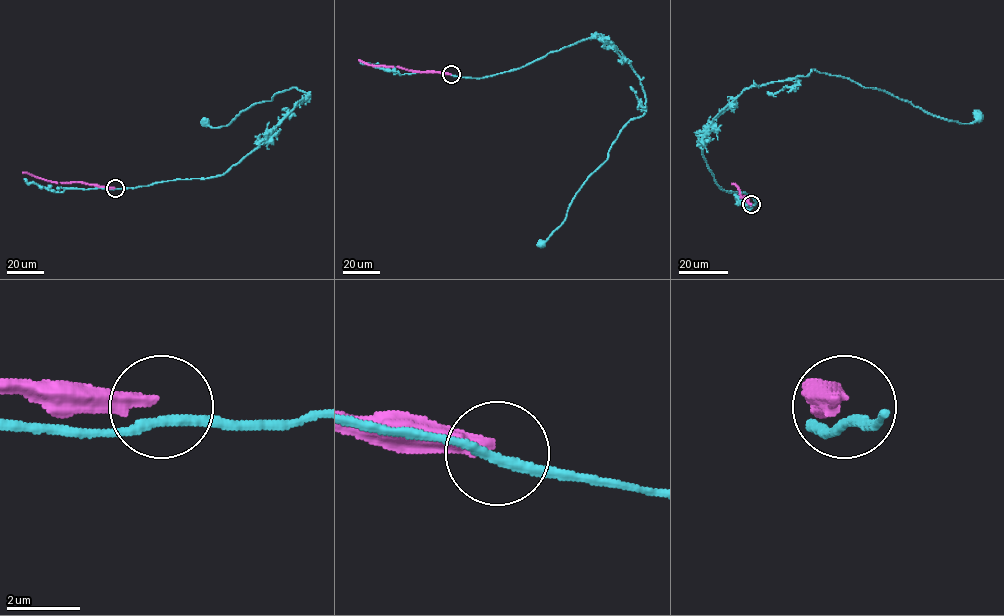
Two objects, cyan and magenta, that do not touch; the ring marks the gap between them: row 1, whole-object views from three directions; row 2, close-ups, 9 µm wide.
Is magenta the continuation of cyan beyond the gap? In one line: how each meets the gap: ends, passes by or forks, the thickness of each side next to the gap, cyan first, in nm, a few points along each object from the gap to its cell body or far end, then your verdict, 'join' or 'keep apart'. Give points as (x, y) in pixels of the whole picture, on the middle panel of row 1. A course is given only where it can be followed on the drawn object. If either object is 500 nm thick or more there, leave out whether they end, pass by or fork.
cyan passes by; magenta ends; calibres 260 and 320 nm; course cyan (450, 74), (484, 78), (518, 69), (599, 36), (639, 78), (645, 112), (623, 128), (563, 222), (541, 244); course magenta (450, 74), (370, 65), (358, 59); keep apart

